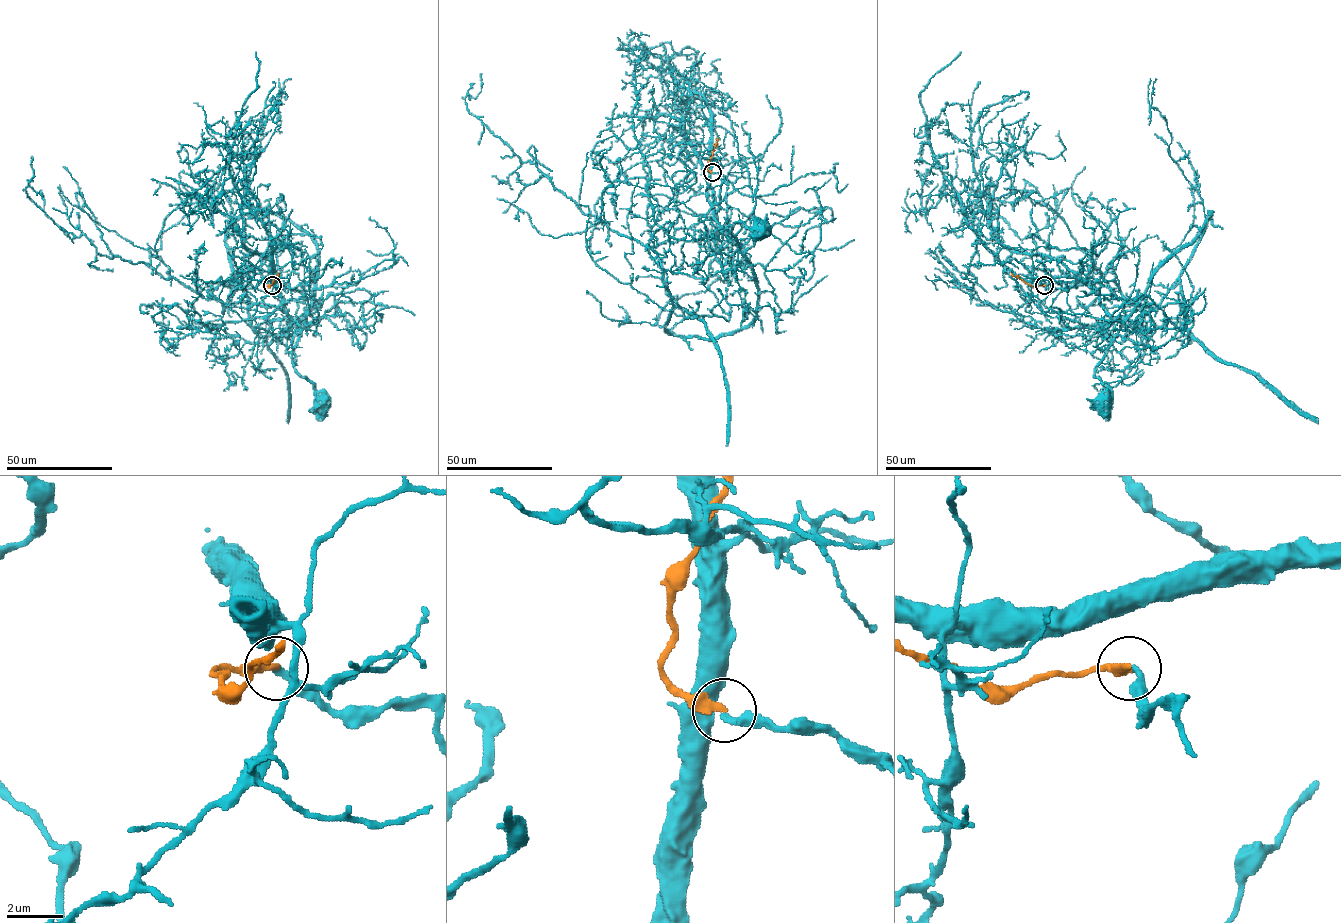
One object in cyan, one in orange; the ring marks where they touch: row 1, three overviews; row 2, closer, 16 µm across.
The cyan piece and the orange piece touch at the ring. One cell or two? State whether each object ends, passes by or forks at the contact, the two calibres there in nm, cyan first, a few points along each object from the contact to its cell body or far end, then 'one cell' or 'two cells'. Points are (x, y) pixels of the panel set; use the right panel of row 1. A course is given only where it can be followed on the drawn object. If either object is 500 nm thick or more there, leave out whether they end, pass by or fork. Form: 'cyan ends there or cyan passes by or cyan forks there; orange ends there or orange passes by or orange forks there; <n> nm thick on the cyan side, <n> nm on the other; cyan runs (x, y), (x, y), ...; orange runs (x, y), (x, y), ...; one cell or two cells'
cyan ends there; orange ends there; 240 nm thick on the cyan side, 320 nm on the other; cyan runs (1044, 285), (1077, 287), (1095, 267), (1126, 298), (1150, 304), (1139, 322), (1123, 321), (1097, 369), (1105, 400); orange runs (1044, 285), (1033, 286), (1010, 273); one cell

